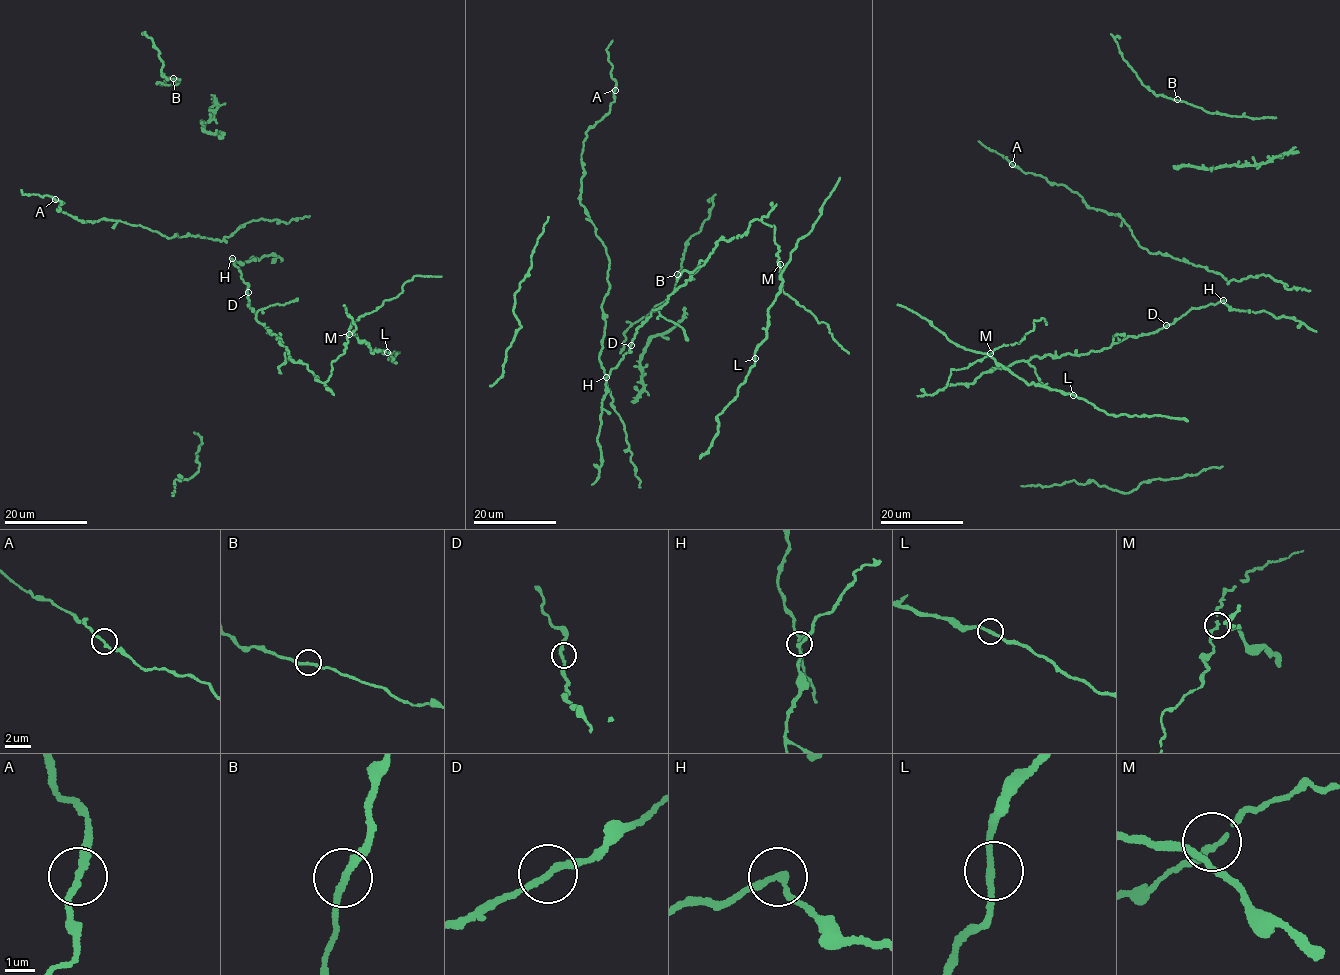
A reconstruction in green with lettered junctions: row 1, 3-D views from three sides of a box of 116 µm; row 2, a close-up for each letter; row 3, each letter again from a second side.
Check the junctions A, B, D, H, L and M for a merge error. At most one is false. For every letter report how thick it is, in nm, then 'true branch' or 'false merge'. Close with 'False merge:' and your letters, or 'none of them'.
A: calibre 200 nm; true branch
B: calibre 220 nm; true branch
D: calibre 220 nm; true branch
H: calibre 220 nm; false merge
L: calibre 200 nm; true branch
M: calibre 180 nm; true branch
False merge: H

